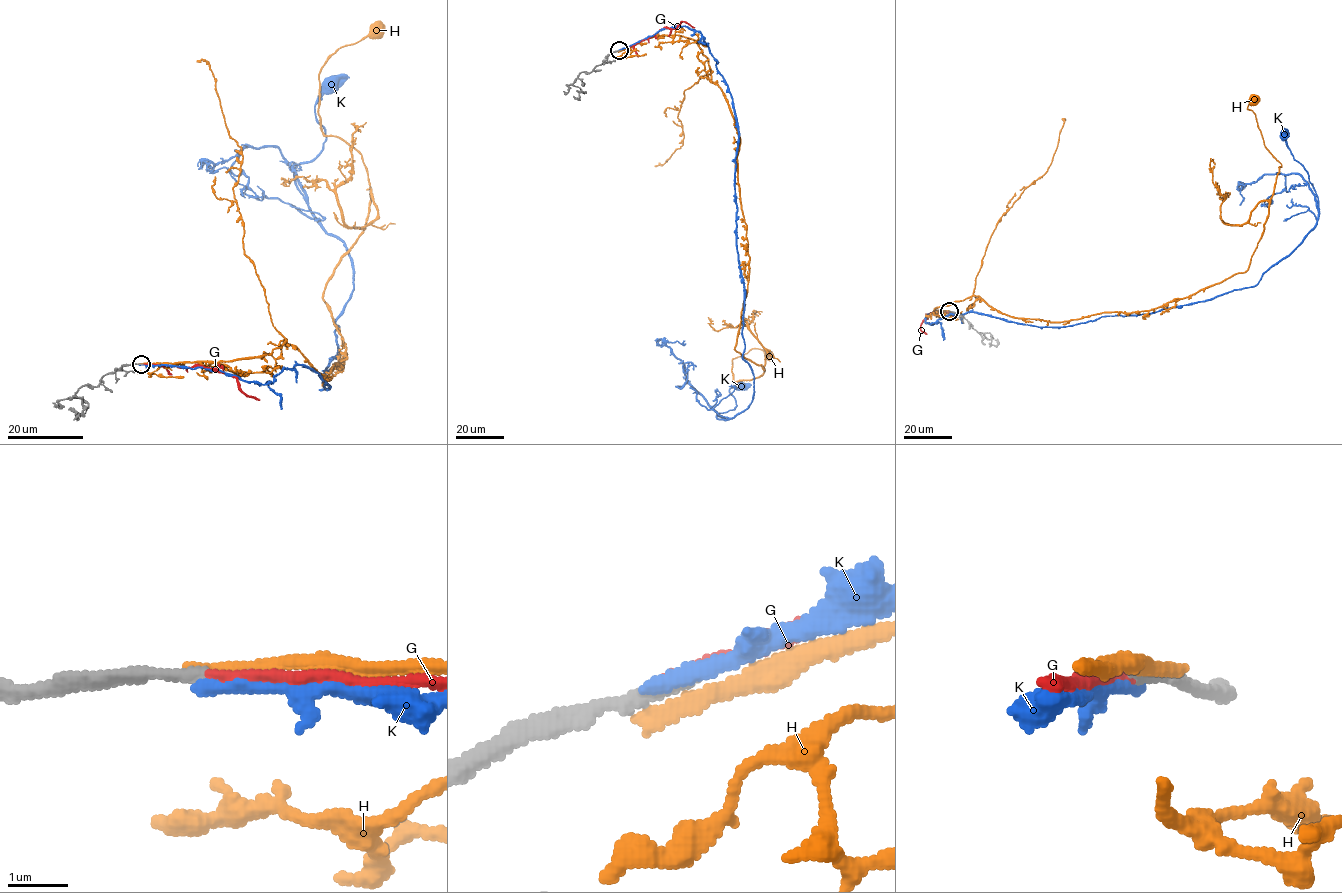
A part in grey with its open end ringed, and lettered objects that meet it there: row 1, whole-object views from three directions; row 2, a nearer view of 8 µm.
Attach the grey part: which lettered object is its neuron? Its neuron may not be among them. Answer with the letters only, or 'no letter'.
G

